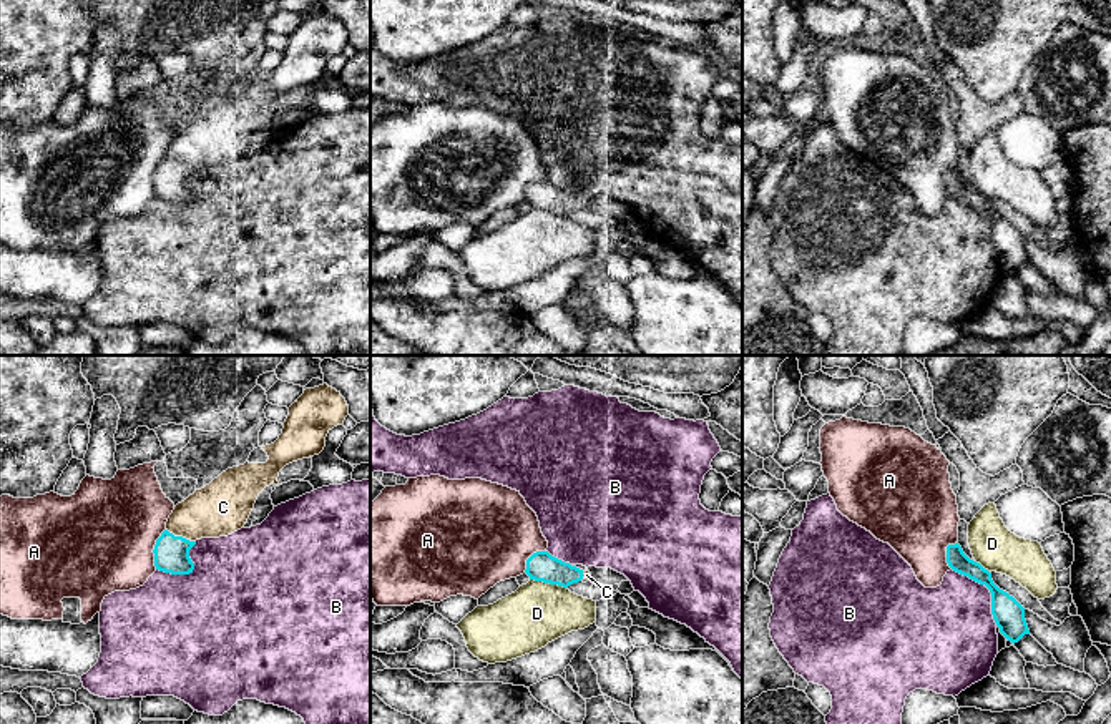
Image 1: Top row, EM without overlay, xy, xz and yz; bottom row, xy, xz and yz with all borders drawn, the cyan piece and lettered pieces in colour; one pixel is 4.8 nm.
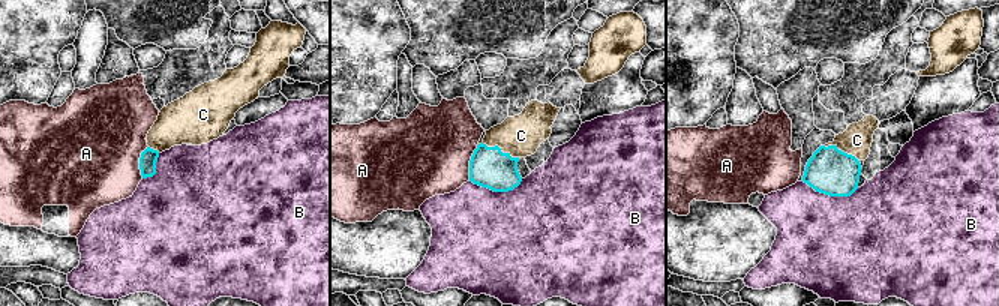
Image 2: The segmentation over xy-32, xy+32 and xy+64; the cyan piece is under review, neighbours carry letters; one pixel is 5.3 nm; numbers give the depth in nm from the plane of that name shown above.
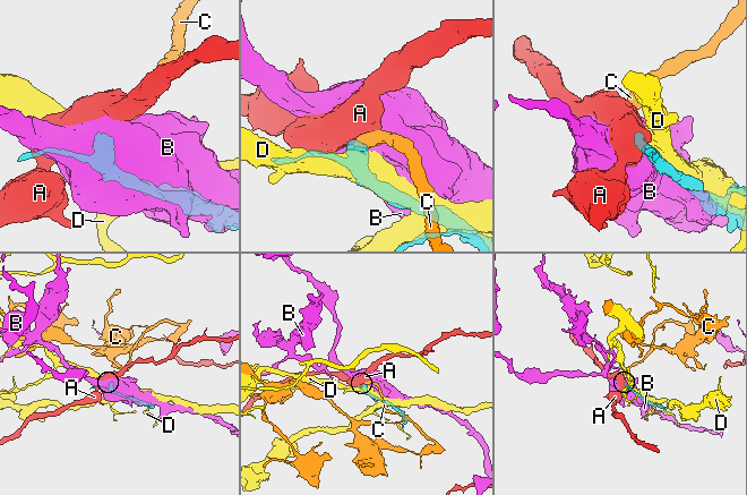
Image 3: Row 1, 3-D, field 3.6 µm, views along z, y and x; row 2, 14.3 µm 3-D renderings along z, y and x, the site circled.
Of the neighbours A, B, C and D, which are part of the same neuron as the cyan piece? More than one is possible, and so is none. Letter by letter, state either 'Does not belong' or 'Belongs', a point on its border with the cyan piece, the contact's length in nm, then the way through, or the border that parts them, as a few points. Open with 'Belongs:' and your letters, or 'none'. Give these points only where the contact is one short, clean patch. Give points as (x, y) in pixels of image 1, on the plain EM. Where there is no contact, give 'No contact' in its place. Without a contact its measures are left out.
Belongs: C
A: Does not belong. Touches cyan at xy (155, 176). Shared border 200 nm
B: Does not belong. Touches cyan at yz (988, 216). Shared border 360 nm
C: Belongs. Touches cyan at xy (181, 165). Shared border 160 nm. Path across: xy (171, 181), (173, 173), (181, 165), (205, 141), (223, 135)
D: Does not belong. Touches cyan at xz (548, 210). Shared border 190 nm

